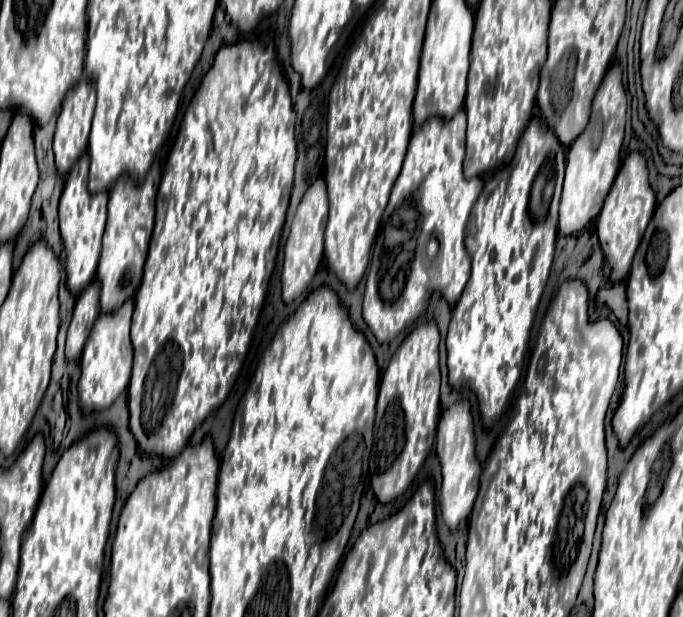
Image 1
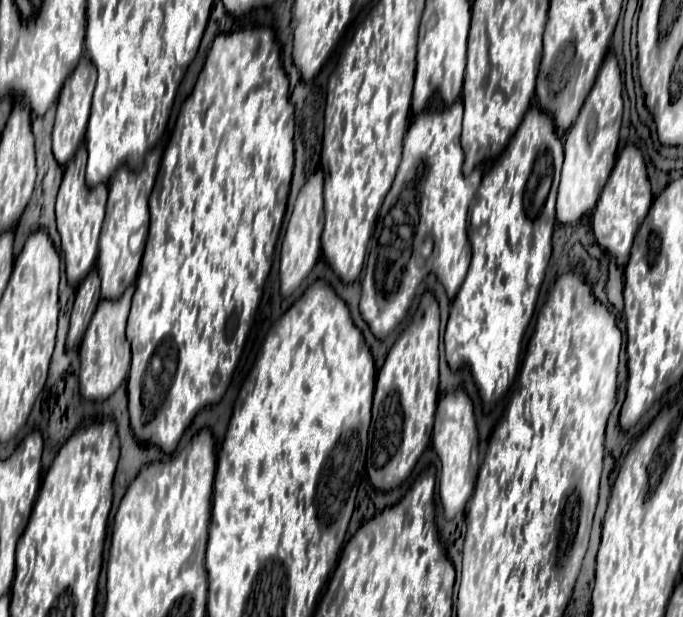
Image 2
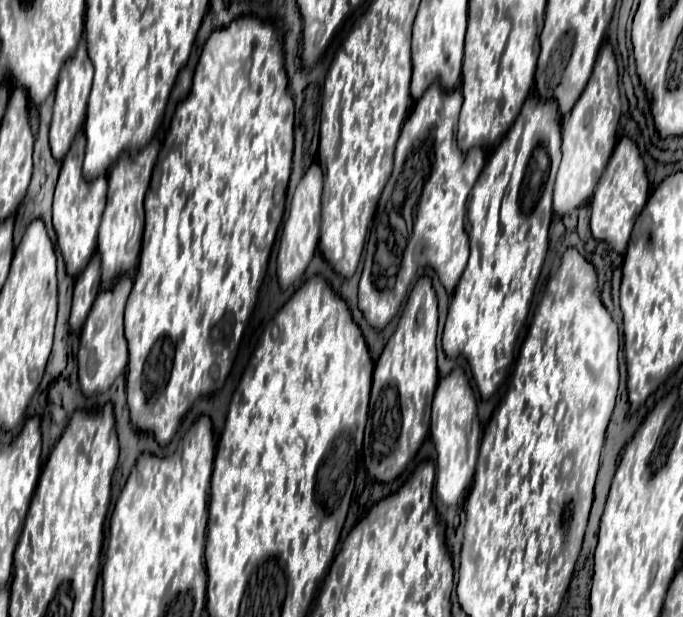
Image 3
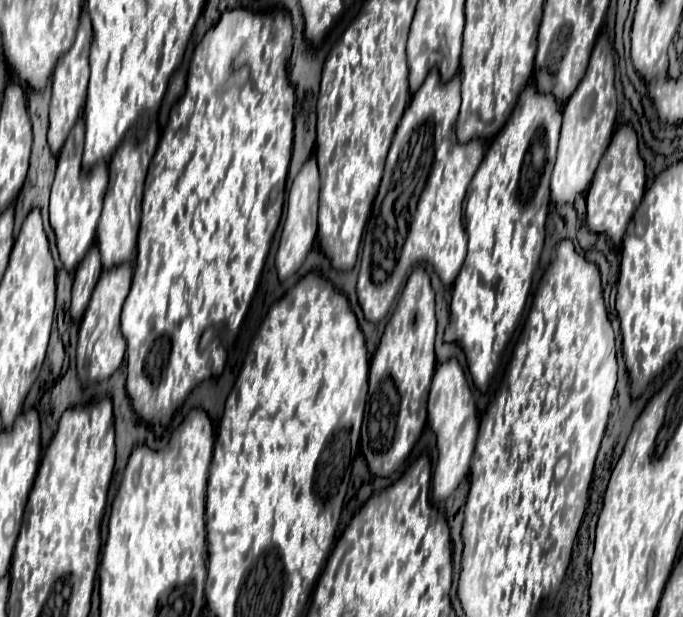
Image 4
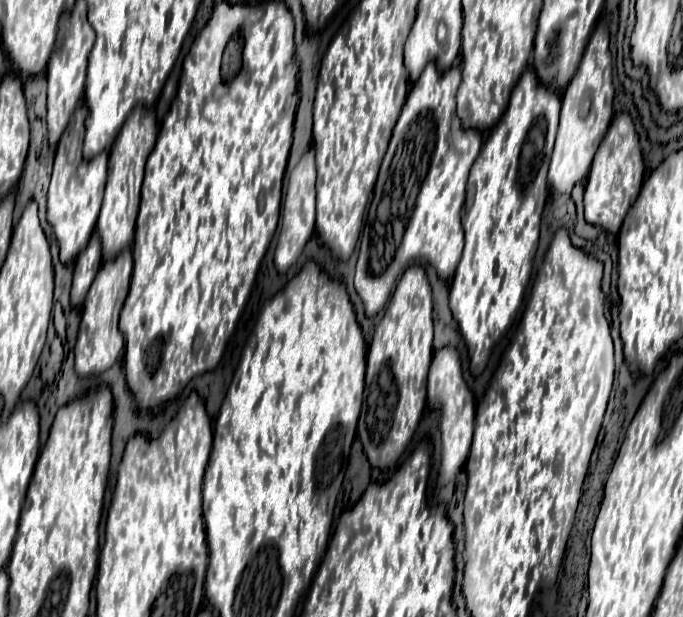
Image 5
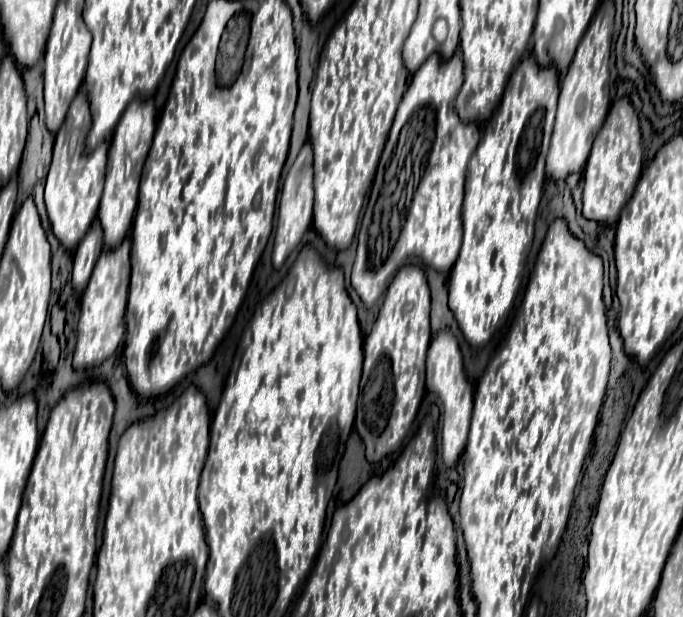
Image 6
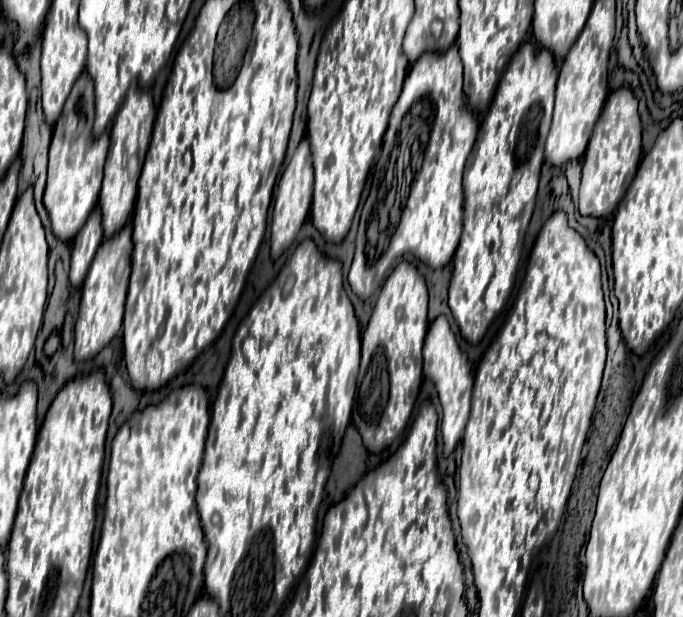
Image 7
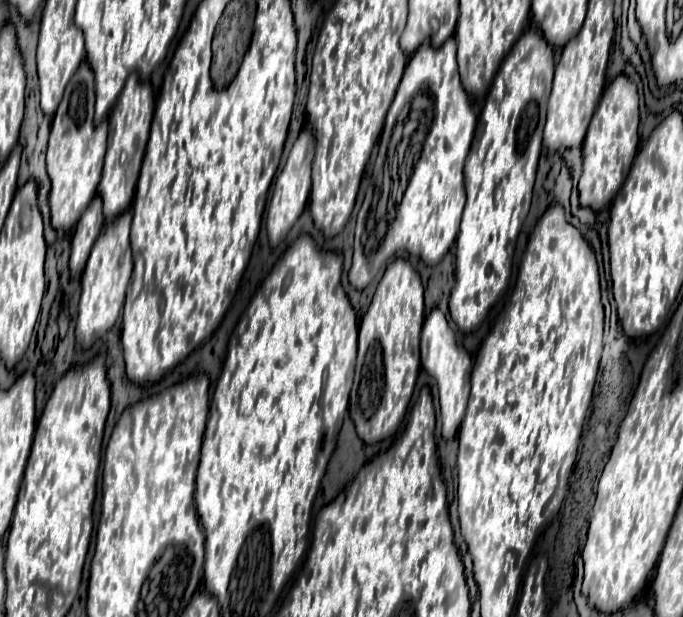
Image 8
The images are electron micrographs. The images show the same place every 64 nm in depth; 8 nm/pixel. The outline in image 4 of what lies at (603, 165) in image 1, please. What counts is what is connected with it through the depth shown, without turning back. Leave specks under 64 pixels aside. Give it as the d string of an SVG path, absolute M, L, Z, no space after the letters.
M600 36L594 46L584 80L580 82L580 86L564 106L558 160L550 182L554 204L574 204L576 196L590 188L594 172L600 164L600 158L604 156L610 144L610 138L614 134L616 114L618 114L618 102L616 102L616 88L614 88L612 46L606 36Z

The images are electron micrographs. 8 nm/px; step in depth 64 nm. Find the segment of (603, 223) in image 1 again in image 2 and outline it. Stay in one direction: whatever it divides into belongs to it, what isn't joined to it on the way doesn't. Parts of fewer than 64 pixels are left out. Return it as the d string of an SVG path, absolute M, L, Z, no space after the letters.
M626 146L618 154L618 160L616 160L616 166L610 174L610 180L606 182L602 196L596 204L596 210L592 214L592 230L596 234L598 244L616 258L616 264L620 268L624 268L628 258L630 258L634 236L636 236L640 224L644 222L644 216L648 214L652 200L654 200L654 196L650 190L648 176L646 176L644 158L636 146Z

